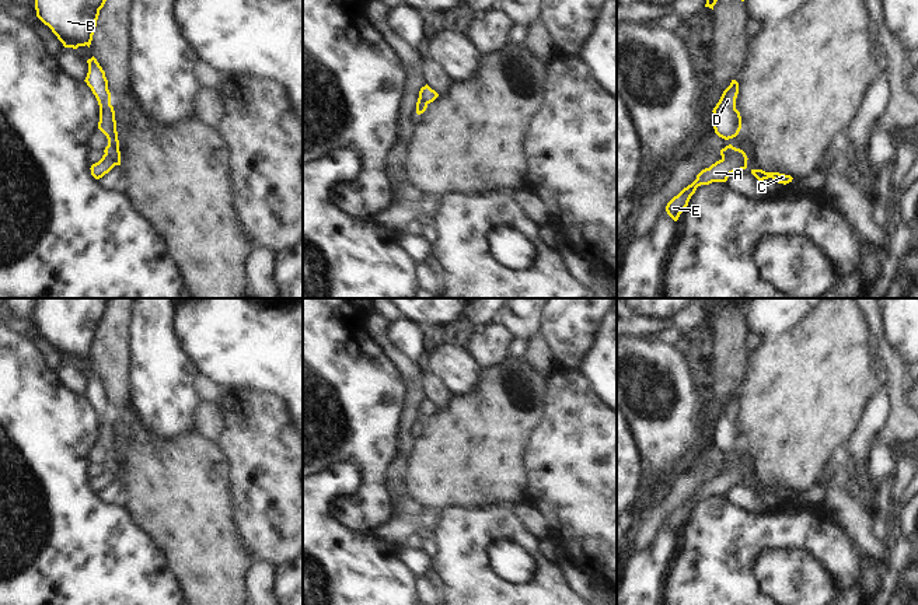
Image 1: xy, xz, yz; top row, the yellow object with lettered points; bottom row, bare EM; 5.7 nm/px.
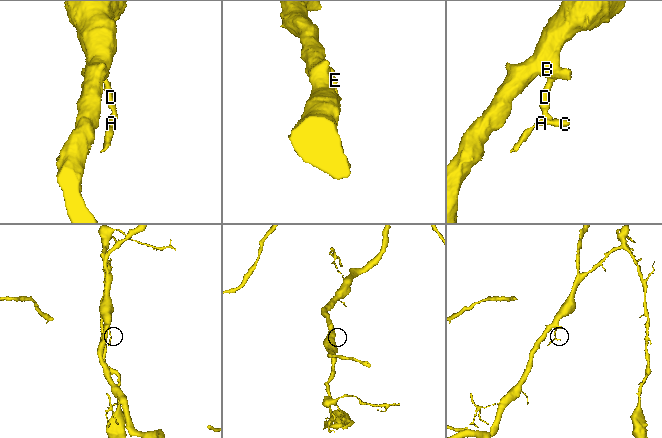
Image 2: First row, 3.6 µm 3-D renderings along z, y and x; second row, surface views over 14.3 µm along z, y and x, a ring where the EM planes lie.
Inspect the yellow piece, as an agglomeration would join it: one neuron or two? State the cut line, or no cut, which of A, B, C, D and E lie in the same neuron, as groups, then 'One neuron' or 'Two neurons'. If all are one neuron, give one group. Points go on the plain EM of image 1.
No split. Groups: A B C D E. One neuron.

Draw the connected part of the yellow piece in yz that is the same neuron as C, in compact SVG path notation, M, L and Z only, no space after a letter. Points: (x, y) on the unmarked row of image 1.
M751 483L751 487L758 493L758 494L764 494L768 492L775 493L778 497L789 497L792 496L792 490L790 489L785 489L785 487L779 487L779 486L765 486L762 483Z

